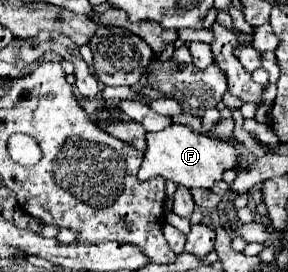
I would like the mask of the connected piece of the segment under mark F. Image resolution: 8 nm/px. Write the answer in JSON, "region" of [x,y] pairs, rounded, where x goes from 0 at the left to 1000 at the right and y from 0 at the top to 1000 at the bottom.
{"region":[[[597,456],[563,485],[507,493],[507,559],[500,559],[493,610],[479,625],[479,662],[500,669],[521,654],[563,647],[646,691],[674,691],[674,684],[736,691],[736,676],[771,654],[778,625],[819,618],[819,574],[826,574],[826,551],[806,522],[681,493],[639,456]]]}

